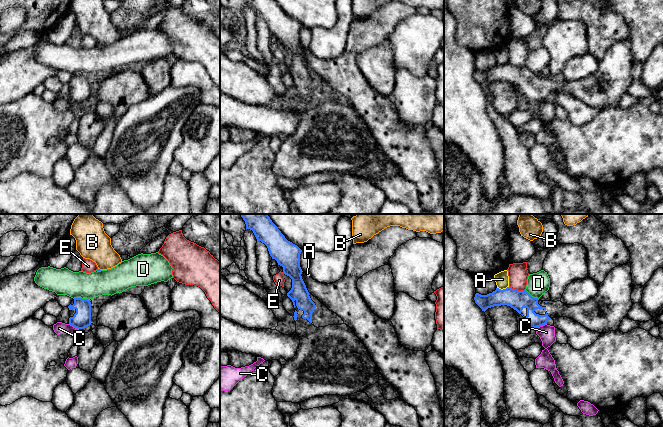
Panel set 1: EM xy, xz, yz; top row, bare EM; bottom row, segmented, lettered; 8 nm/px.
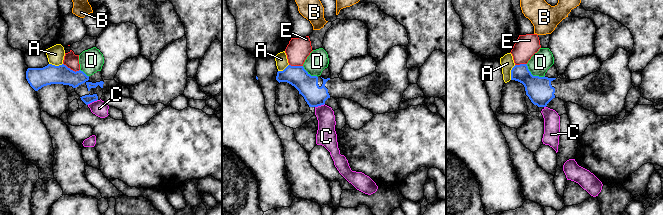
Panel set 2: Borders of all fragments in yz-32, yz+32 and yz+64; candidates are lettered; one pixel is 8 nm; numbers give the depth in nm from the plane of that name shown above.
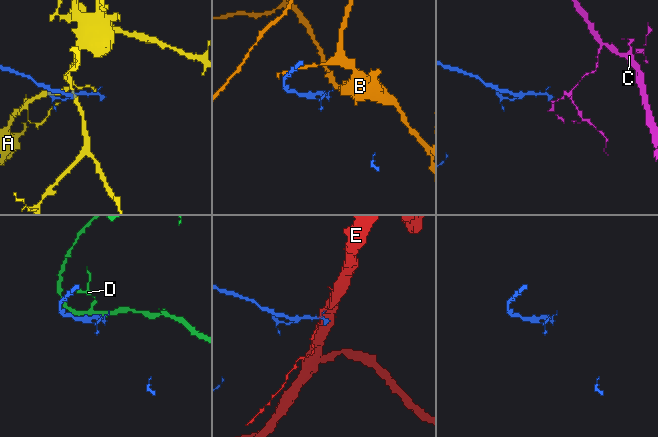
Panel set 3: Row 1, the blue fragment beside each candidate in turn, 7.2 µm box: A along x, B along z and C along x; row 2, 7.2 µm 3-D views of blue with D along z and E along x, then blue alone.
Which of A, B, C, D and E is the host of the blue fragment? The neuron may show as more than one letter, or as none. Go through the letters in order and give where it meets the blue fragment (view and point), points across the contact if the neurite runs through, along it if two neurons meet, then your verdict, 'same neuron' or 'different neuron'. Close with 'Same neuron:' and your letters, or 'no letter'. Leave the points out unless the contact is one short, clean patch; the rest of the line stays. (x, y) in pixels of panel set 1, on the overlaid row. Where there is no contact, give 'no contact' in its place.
A: meets blue in yz at (503, 289); different neuron
B: meets blue in xy at (99, 269); border along xy (98, 268), (100, 270); different neuron
C: meets blue in yz at (540, 325); border along yz (546, 323), (534, 328); different neuron
D: meets blue in xy at (81, 298); border along xy (73, 298), (87, 298), (89, 300); different neuron
E: meets blue in yz at (517, 290); different neuron
Same neuron: no letter

